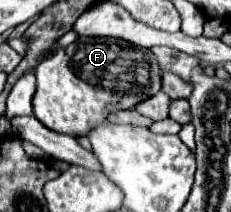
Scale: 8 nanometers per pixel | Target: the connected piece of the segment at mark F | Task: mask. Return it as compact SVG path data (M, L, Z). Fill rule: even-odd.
M79 37L37 65L33 113L45 127L77 137L87 135L95 125L103 123L109 111L133 109L135 103L155 95L159 89L159 67L147 49L111 37ZM87 79L97 79L97 83L89 83ZM109 79L117 79L117 89L101 85L101 81Z

